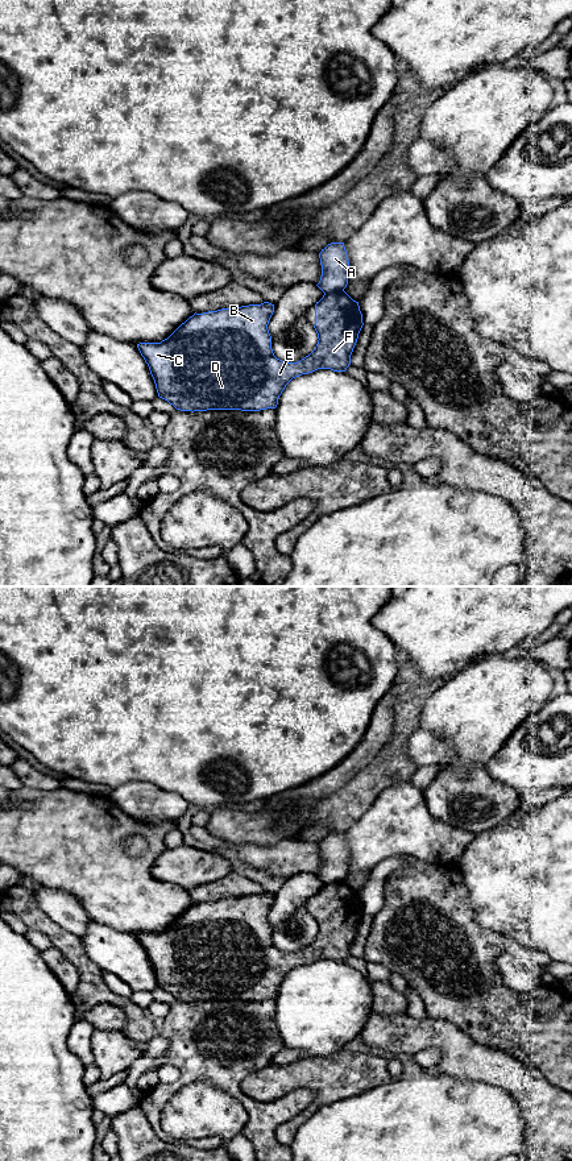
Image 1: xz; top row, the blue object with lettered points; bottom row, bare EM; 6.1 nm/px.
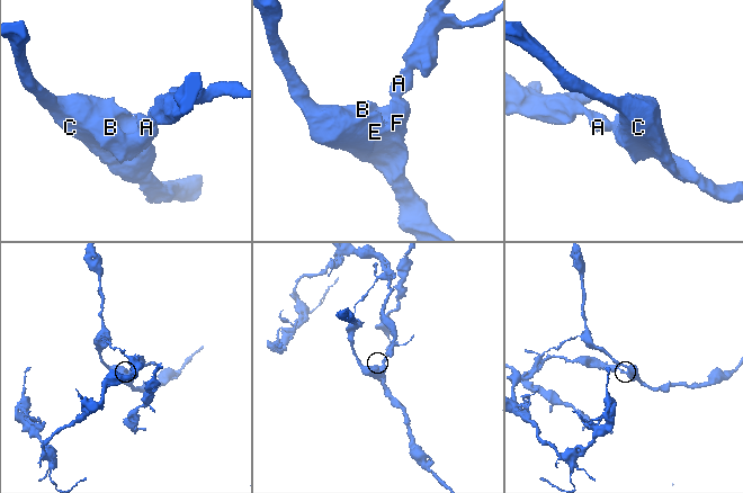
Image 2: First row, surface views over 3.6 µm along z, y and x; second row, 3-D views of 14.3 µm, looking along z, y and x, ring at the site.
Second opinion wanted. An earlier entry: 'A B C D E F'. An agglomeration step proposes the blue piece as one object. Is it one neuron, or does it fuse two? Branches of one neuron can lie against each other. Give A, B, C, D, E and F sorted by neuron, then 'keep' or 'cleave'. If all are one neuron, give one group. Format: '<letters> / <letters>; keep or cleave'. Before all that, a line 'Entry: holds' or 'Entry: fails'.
Entry: fails
A / B C D E F; cleave

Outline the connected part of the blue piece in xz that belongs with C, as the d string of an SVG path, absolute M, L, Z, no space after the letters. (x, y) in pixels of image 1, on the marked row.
M327 291L315 304L315 331L318 344L315 349L298 362L277 358L272 349L272 336L268 329L274 312L274 304L264 302L233 308L221 308L203 314L194 314L161 343L140 343L137 348L149 366L158 397L181 411L241 410L260 411L275 409L278 398L286 385L295 377L318 369L345 372L351 365L351 354L364 326L358 302L345 291Z

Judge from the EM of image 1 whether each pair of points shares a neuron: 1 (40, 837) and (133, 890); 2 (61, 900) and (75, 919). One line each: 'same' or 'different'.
1: same
2: same

